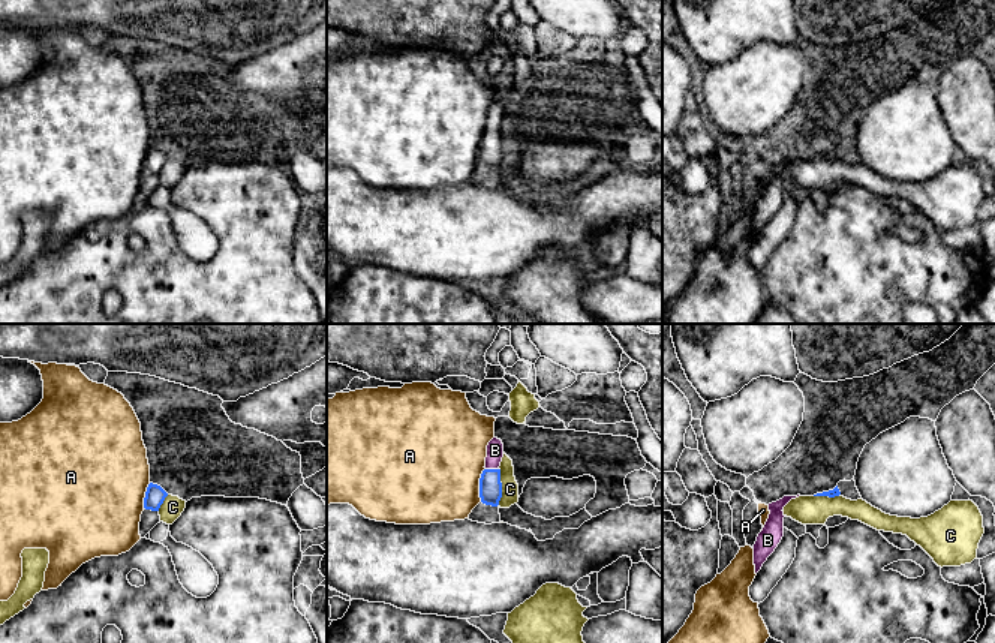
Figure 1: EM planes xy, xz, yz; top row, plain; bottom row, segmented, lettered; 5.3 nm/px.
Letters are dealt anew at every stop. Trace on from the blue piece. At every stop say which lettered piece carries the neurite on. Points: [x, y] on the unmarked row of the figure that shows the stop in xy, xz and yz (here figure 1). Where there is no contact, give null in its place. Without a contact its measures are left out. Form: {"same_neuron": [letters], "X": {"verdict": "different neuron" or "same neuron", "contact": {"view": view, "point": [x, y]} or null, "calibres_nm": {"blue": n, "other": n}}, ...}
{"same_neuron": ["B"], "A": {"verdict": "different neuron", "contact": {"view": "xz", "point": [480, 149]}, "calibres_nm": {"blue": 130, "other": 480}}, "B": {"verdict": "same neuron", "contact": {"view": "xz", "point": [492, 134]}, "calibres_nm": {"blue": 130, "other": 100}}, "C": {"verdict": "different neuron", "contact": {"view": "xz", "point": [501, 152]}, "calibres_nm": {"blue": 130, "other": 100}}}

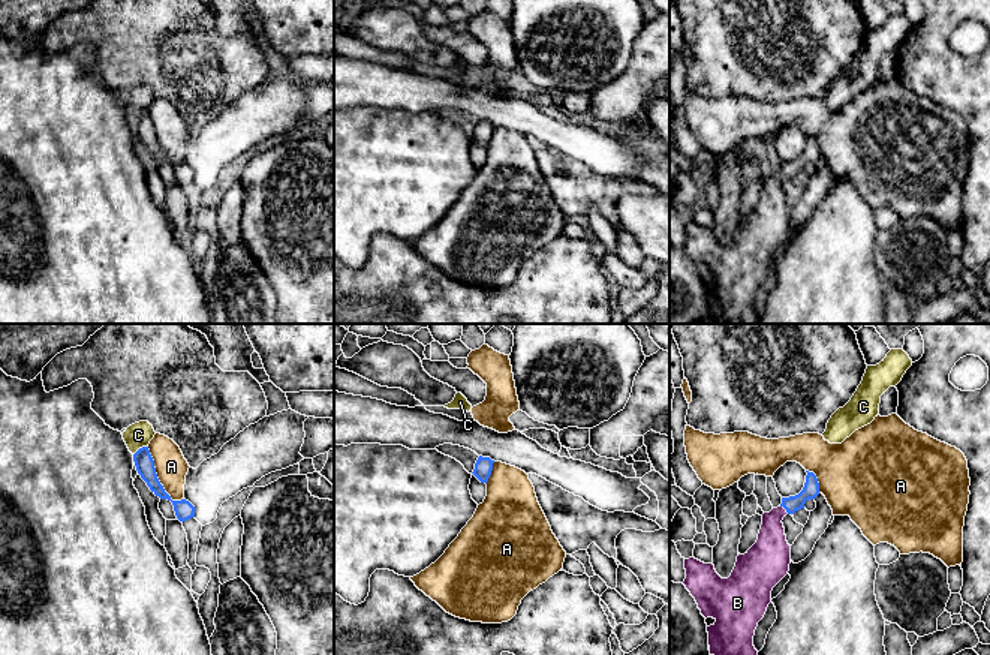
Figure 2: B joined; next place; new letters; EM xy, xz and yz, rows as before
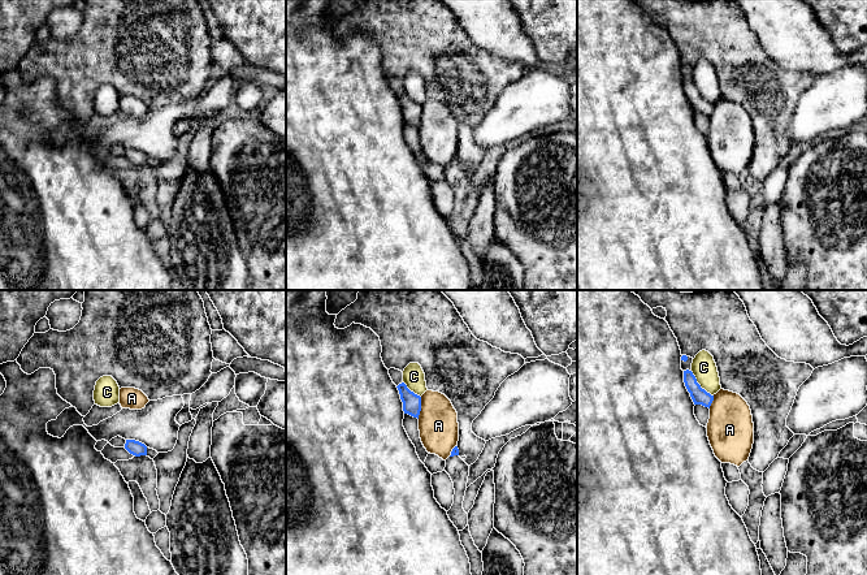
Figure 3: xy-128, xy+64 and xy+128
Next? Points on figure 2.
{"same_neuron": ["B"], "A": {"verdict": "different neuron", "contact": {"view": "xy", "point": [158, 143]}, "calibres_nm": {"blue": 100, "other": 170}}, "B": {"verdict": "same neuron", "contact": {"view": "yz", "point": [785, 173]}, "calibres_nm": {"blue": 90, "other": 200}}, "C": {"verdict": "different neuron", "contact": {"view": "xy", "point": [140, 113]}, "calibres_nm": {"blue": 100, "other": 140}}}

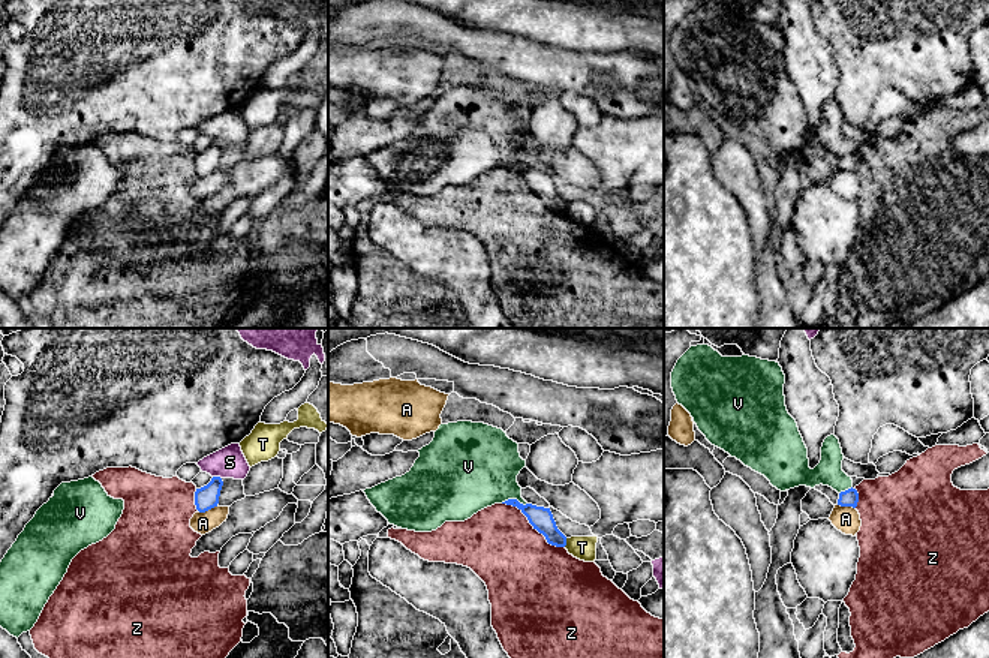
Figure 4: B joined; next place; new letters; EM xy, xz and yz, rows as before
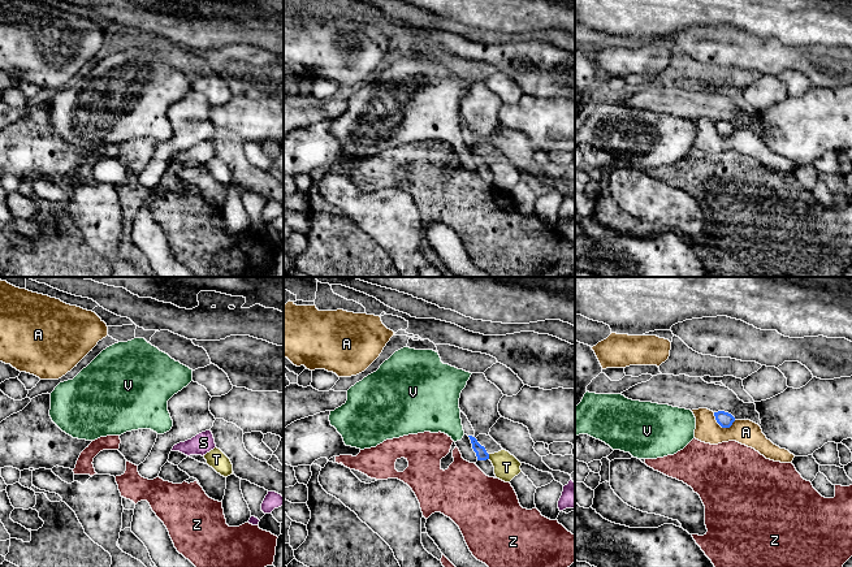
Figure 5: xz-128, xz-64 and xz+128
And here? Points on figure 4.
{"same_neuron": [], "A": {"verdict": "different neuron", "contact": {"view": "xy", "point": [207, 174]}, "calibres_nm": {"blue": 130, "other": 120}}, "S": {"verdict": "different neuron", "contact": {"view": "xy", "point": [218, 141]}, "calibres_nm": {"blue": 130, "other": 170}}, "T": {"verdict": "different neuron", "contact": {"view": "xz", "point": [565, 207]}, "calibres_nm": {"blue": 120, "other": 130}}, "V": {"verdict": "different neuron", "contact": {"view": "xz", "point": [514, 164]}, "calibres_nm": {"blue": 120, "other": 400}}, "Z": {"verdict": "different neuron", "contact": {"view": "xz", "point": [534, 191]}, "calibres_nm": {"blue": 120, "other": 420}}}

